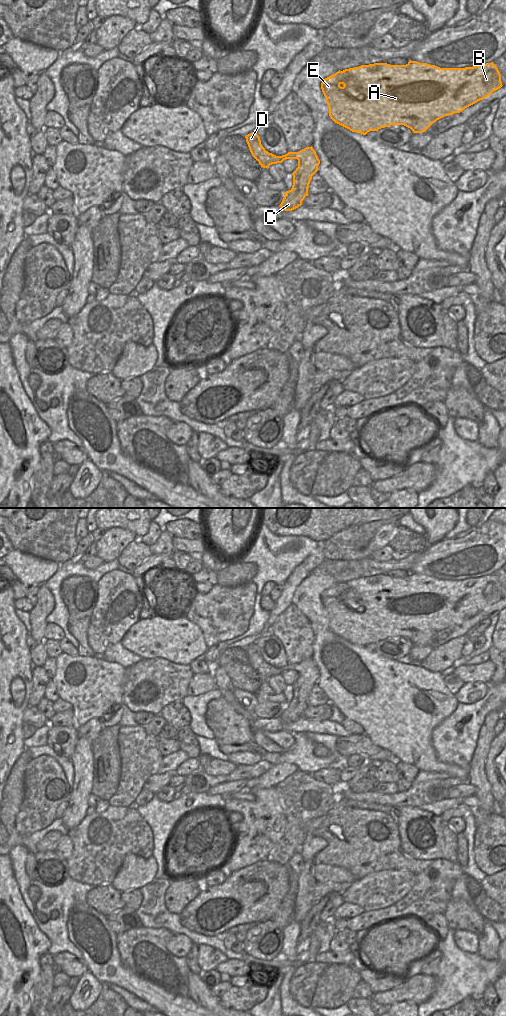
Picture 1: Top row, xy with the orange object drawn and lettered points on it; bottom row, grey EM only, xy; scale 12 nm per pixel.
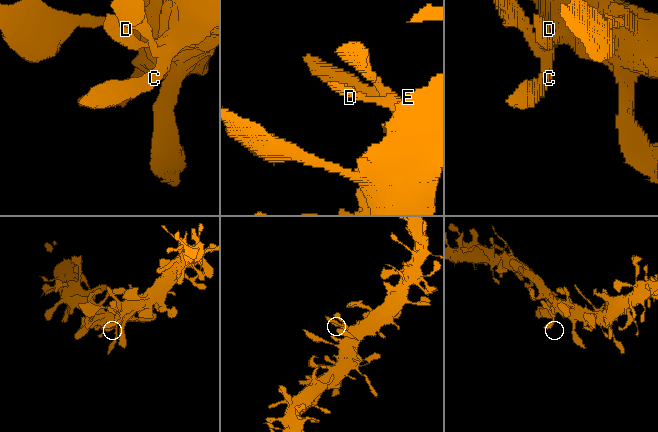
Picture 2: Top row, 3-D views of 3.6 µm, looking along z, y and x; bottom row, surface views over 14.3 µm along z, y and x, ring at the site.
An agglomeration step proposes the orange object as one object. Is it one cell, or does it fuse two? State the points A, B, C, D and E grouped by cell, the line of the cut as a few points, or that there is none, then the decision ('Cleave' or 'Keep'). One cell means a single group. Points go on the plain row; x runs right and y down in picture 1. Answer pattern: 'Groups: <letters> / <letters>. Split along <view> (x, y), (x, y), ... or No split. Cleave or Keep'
Groups: A B C D E. No split. Keep

